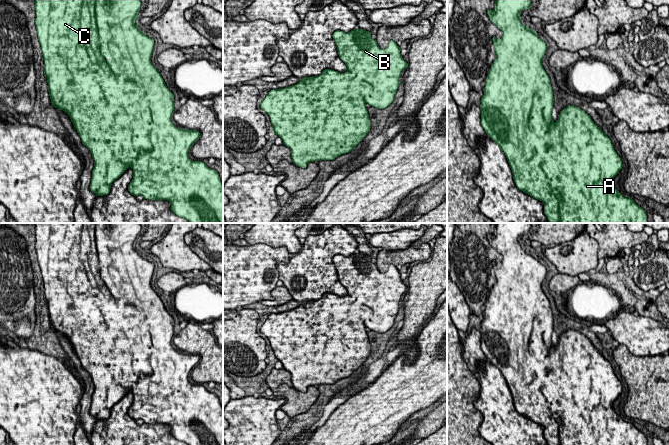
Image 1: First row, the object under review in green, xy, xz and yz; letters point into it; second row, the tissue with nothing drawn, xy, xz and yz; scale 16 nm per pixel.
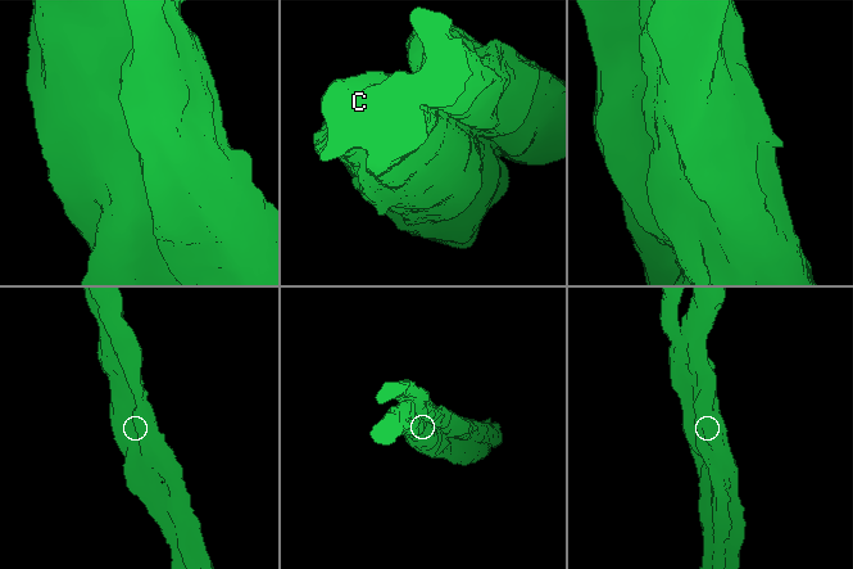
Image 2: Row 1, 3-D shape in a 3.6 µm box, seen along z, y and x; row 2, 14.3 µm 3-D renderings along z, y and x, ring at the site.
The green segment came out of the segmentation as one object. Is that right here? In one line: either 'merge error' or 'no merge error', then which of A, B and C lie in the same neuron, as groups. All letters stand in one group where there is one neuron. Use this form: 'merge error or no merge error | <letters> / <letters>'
merge error | A C / B

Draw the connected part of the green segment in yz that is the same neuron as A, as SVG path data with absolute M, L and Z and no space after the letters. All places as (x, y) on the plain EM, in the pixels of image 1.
M568 329L560 336L558 344L548 349L542 335L538 335L534 330L529 339L529 353L524 369L532 377L531 393L544 395L546 407L559 425L560 445L647 445L645 434L615 412L613 403L623 391L621 382L610 362L584 334Z

